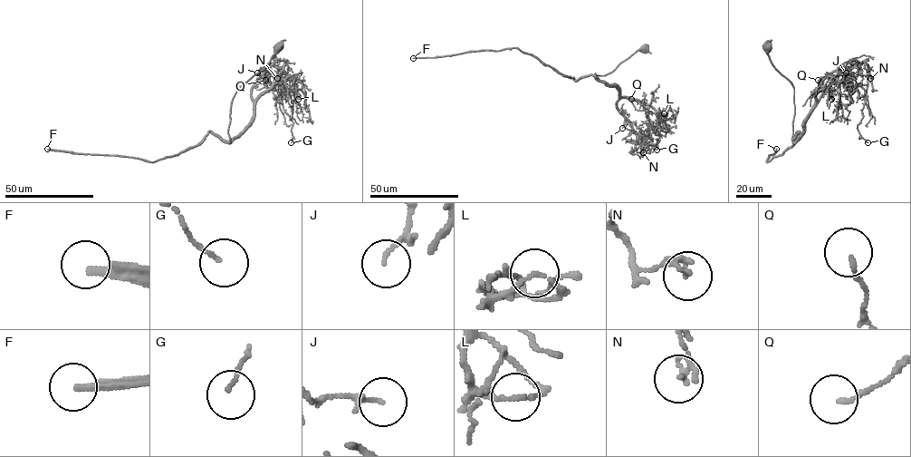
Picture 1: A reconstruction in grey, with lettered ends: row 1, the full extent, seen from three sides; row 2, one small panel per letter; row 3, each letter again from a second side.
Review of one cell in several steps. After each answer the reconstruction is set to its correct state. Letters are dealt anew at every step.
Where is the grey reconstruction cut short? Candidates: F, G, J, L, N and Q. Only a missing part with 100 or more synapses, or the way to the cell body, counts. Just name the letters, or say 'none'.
F

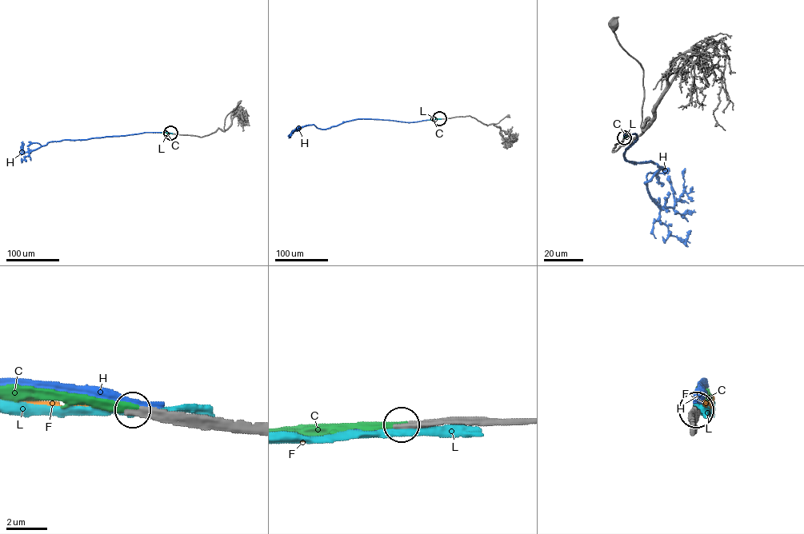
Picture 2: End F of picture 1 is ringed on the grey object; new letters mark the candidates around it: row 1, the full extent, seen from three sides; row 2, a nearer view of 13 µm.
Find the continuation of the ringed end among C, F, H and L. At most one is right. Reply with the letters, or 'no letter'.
C

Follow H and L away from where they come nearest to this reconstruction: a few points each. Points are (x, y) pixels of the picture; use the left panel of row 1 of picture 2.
H: (170, 133), (145, 132), (49, 141), (29, 152), (22, 150), (22, 141)
L: (170, 133), (159, 132)

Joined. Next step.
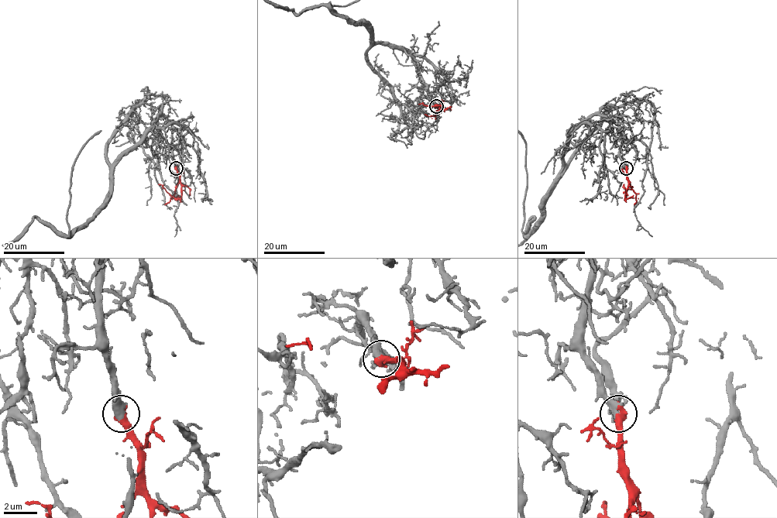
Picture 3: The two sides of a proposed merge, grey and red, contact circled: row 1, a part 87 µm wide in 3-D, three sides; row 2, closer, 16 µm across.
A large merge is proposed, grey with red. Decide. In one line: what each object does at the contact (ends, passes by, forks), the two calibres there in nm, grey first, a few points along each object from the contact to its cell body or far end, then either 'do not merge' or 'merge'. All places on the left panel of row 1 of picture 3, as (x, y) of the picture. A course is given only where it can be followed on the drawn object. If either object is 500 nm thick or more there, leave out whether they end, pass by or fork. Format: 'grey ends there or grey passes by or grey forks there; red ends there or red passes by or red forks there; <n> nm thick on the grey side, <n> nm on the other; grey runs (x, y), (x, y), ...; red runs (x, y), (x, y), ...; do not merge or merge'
500 nm thick on the grey side, 600 nm on the other; red runs (176, 168), (181, 184), (180, 198), (175, 198), (158, 184); merge

